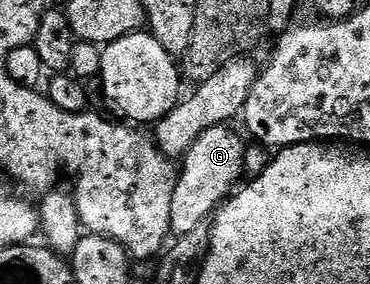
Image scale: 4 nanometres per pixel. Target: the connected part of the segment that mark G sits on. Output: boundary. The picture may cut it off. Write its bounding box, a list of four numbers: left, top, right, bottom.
[170,124,246,238]

